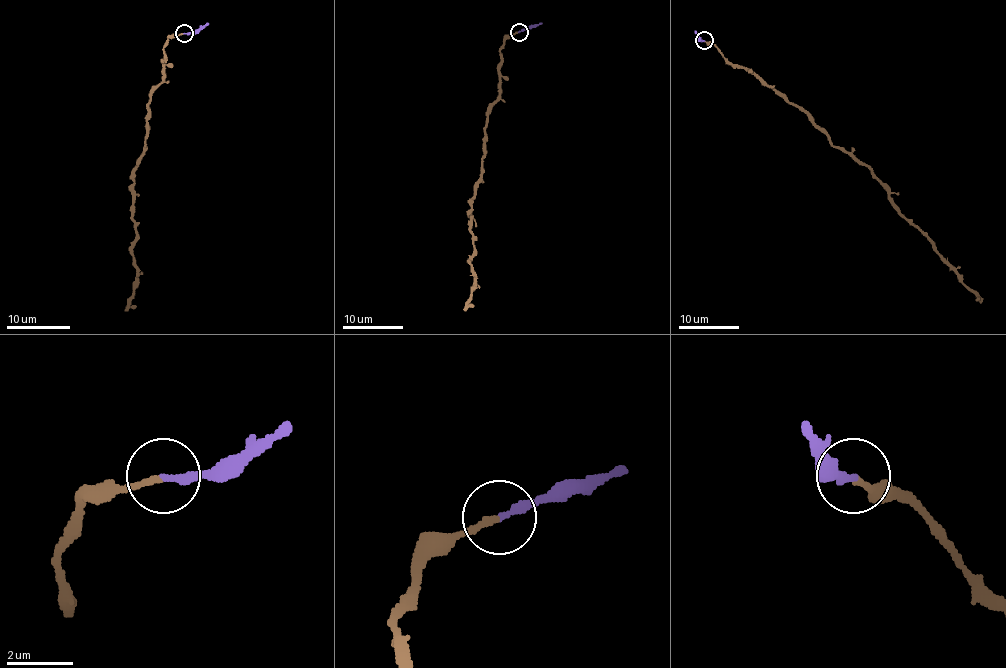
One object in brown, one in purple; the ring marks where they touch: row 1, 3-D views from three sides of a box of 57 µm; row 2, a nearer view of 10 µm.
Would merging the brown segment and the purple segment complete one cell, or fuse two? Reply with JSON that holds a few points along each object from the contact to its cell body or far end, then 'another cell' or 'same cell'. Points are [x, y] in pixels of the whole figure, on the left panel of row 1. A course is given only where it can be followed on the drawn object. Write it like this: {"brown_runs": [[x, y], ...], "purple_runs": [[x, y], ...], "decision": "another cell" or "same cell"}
{"brown_runs": [[183, 32], [172, 34], [164, 47], [163, 80], [148, 104], [148, 134], [134, 188], [135, 287], [124, 311]], "purple_runs": [[183, 32], [198, 31], [209, 23]], "decision": "same cell"}

